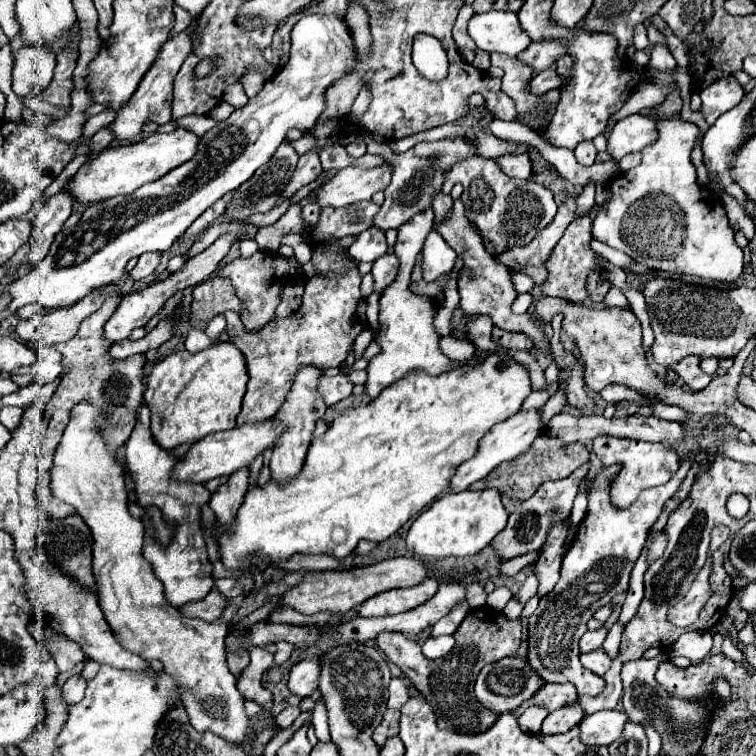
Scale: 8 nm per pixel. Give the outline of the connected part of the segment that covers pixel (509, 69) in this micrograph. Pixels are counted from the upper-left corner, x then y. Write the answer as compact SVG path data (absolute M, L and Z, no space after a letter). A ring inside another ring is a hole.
M489 53L489 55L491 55L491 65L503 69L501 91L507 93L515 101L519 113L531 111L541 101L547 101L551 105L555 105L559 101L559 91L557 89L547 91L541 97L535 97L527 91L529 79L533 77L533 69L529 69L523 61L519 61L519 57L510 57L503 53Z

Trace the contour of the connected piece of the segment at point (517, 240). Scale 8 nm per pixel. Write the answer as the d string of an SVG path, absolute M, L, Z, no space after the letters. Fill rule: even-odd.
M463 159L451 167L447 179L463 185L465 191L461 195L461 201L465 205L465 213L469 221L473 221L481 229L481 233L491 239L497 253L503 253L513 245L527 245L539 229L551 223L557 211L553 193L549 189L535 181L517 181L507 177L493 159Z

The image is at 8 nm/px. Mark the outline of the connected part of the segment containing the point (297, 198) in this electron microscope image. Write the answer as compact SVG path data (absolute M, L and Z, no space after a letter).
M323 171L316 181L302 187L299 191L297 191L297 193L291 198L290 203L293 204L304 200L310 192L323 184L326 174L327 172Z

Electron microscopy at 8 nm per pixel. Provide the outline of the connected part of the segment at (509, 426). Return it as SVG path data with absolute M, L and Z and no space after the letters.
M529 409L529 411L519 411L513 417L505 419L503 423L497 423L487 435L485 439L481 439L477 457L465 461L463 465L459 465L457 473L451 479L451 491L465 491L471 483L481 481L489 471L493 471L497 465L501 465L503 461L511 461L513 457L527 453L529 447L533 445L535 437L541 435L545 429L545 423L541 419L541 409Z

